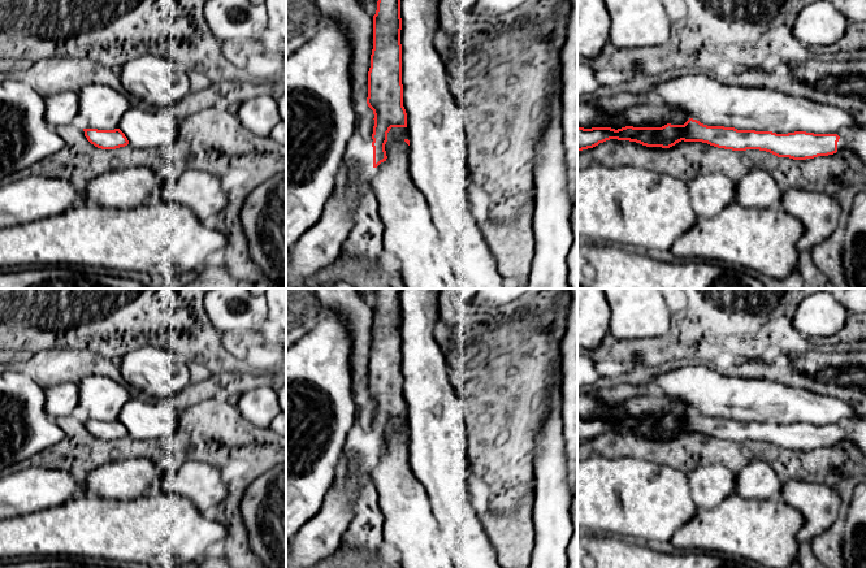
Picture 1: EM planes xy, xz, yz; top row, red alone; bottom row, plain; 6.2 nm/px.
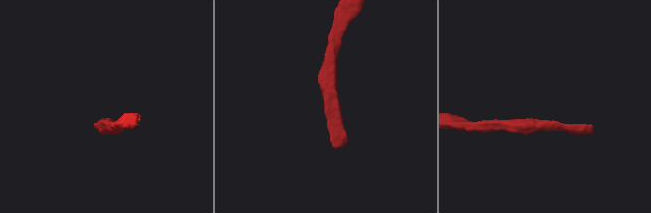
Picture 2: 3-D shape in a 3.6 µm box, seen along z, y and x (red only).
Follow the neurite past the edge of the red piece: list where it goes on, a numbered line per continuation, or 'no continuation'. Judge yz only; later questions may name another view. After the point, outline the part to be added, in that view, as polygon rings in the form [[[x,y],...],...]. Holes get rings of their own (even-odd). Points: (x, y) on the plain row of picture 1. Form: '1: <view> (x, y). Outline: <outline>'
1: yz (857, 434). Outline: [[[858,420],[857,425],[850,430],[840,429],[837,442],[853,442],[863,454],[866,454],[866,421]]]

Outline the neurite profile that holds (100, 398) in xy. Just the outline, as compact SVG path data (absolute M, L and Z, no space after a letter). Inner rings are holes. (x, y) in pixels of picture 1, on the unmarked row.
M87 376L79 383L78 413L83 420L114 421L130 399L124 385L104 376Z

